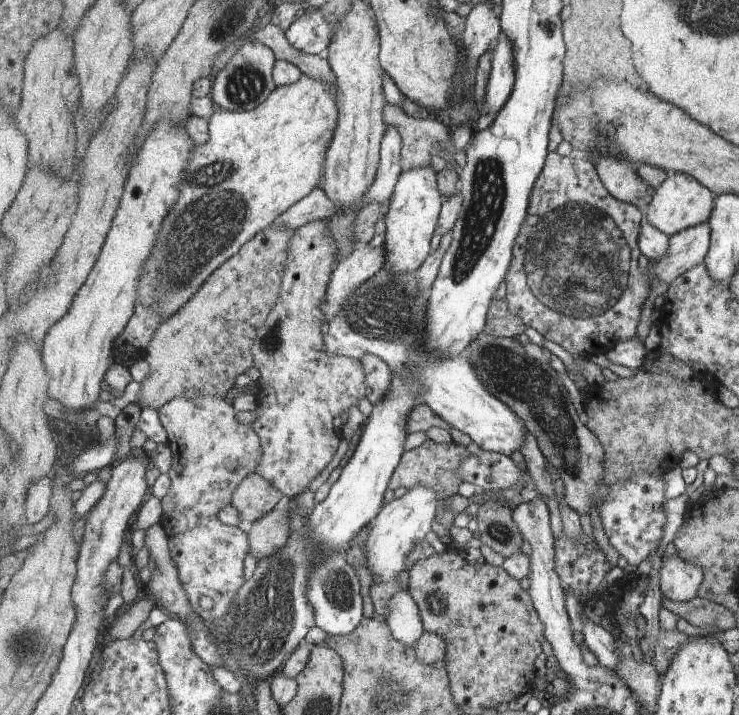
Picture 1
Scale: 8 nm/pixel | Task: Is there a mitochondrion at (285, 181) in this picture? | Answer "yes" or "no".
no

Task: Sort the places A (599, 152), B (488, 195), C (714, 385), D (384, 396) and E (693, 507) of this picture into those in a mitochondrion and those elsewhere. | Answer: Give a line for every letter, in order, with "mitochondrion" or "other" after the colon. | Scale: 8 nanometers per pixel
A: other
B: mitochondrion
C: other
D: other
E: other

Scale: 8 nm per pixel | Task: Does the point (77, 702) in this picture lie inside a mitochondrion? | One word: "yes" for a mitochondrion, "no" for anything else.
no

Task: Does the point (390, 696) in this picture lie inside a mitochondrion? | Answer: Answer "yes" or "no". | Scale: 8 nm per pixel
yes

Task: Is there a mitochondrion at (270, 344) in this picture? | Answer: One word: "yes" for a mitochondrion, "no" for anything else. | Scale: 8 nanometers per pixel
yes

